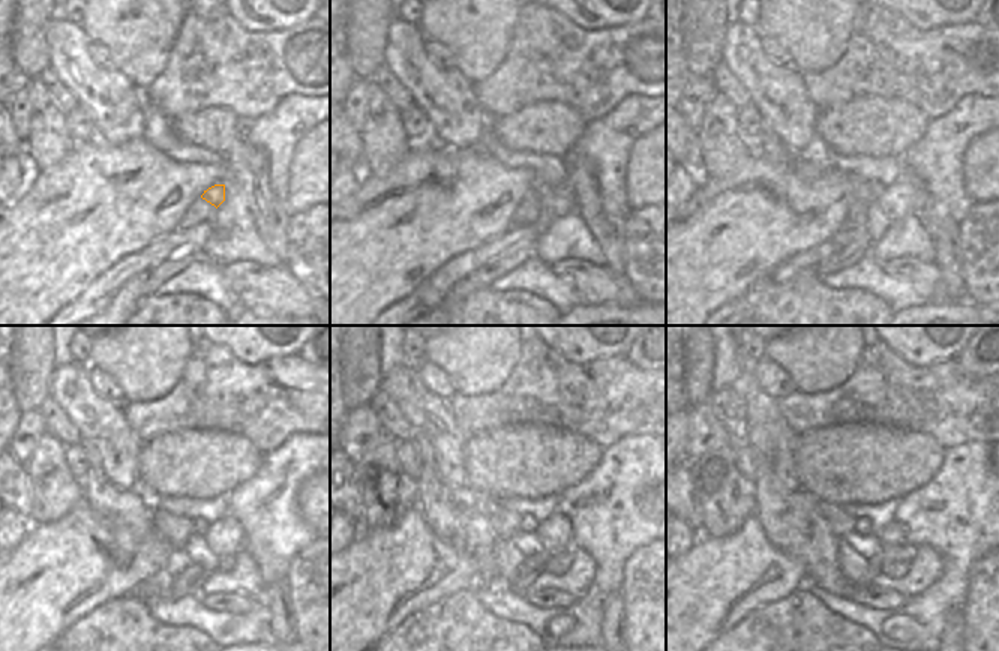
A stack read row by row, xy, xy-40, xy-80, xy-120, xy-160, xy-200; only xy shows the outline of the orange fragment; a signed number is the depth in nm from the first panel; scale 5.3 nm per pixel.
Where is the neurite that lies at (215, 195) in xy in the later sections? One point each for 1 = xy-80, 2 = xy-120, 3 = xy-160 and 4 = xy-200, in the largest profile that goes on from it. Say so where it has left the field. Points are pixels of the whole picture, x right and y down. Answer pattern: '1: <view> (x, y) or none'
1: xy-80 (876, 188)
2: xy-120 (198, 524)
3: xy-160 (527, 524)
4: xy-200 (861, 524)

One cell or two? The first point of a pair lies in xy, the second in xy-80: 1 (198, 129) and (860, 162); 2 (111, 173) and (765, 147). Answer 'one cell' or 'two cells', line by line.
1: two cells
2: two cells

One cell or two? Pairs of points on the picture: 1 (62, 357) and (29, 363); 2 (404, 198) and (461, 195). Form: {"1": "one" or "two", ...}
{"1": "two", "2": "one"}

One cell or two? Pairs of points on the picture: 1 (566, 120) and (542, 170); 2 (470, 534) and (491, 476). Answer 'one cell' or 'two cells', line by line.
1: two cells
2: two cells

